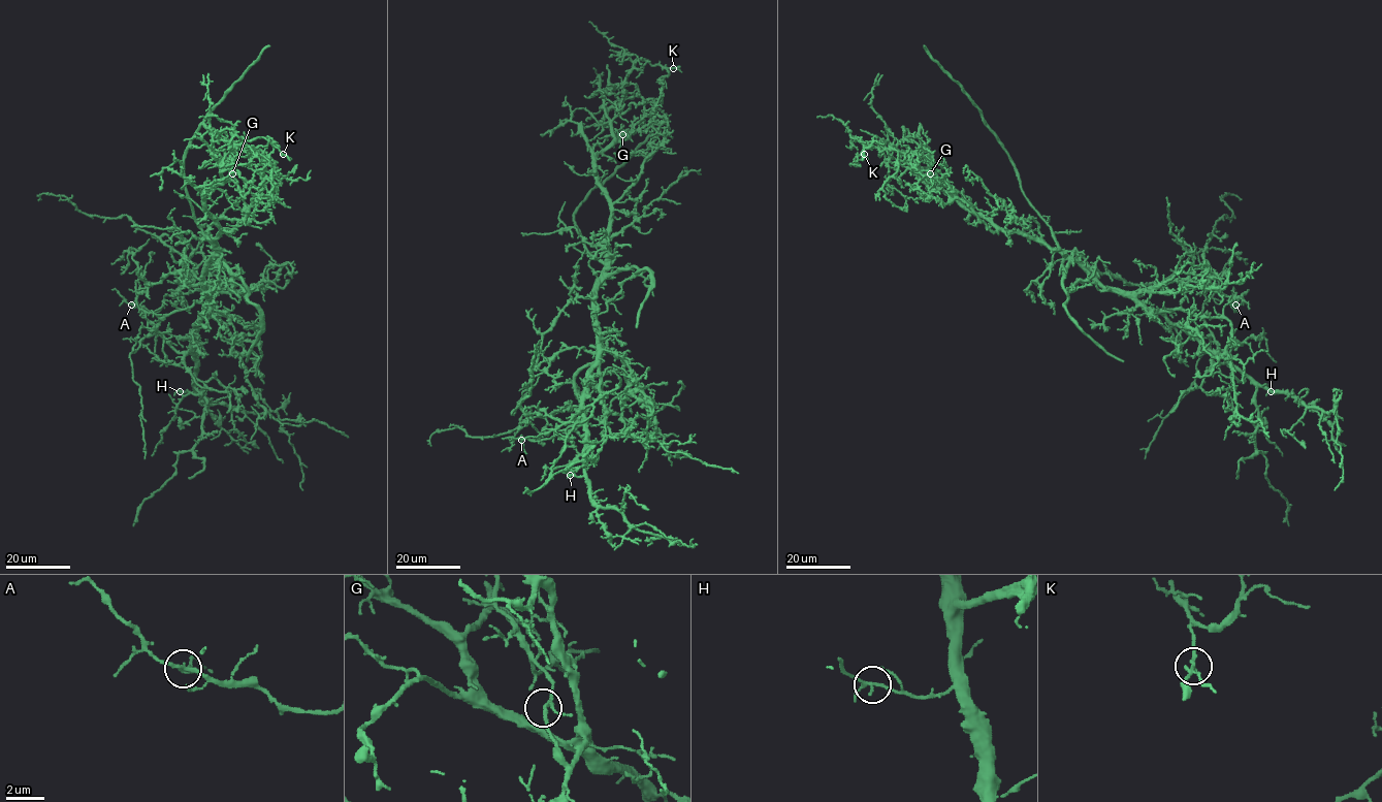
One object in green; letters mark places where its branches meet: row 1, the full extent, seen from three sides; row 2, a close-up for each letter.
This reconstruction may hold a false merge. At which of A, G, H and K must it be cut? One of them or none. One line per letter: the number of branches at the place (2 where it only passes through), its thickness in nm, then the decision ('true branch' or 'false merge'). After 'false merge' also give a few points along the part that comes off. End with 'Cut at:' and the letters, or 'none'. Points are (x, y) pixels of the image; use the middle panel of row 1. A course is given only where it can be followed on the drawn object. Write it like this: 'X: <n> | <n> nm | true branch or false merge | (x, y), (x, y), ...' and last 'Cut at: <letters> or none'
A: 3 | 170 nm | true branch
G: 3 | 150 nm | false merge | (621, 134), (603, 125), (603, 116), (623, 99), (639, 95), (647, 115), (664, 116), (664, 139), (637, 156)
H: 3 | 130 nm | true branch
K: 3 | 150 nm | true branch
Cut at: G

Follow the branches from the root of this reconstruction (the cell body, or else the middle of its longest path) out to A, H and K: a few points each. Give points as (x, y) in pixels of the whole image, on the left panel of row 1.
A: (203, 289), (212, 289), (185, 280), (190, 290), (165, 295), (157, 312), (131, 305)
H: (203, 289), (206, 310), (197, 321), (193, 343), (194, 390), (180, 391)
K: (203, 289), (203, 267), (220, 233), (204, 204), (224, 180), (213, 142), (233, 148), (265, 137), (283, 154)

